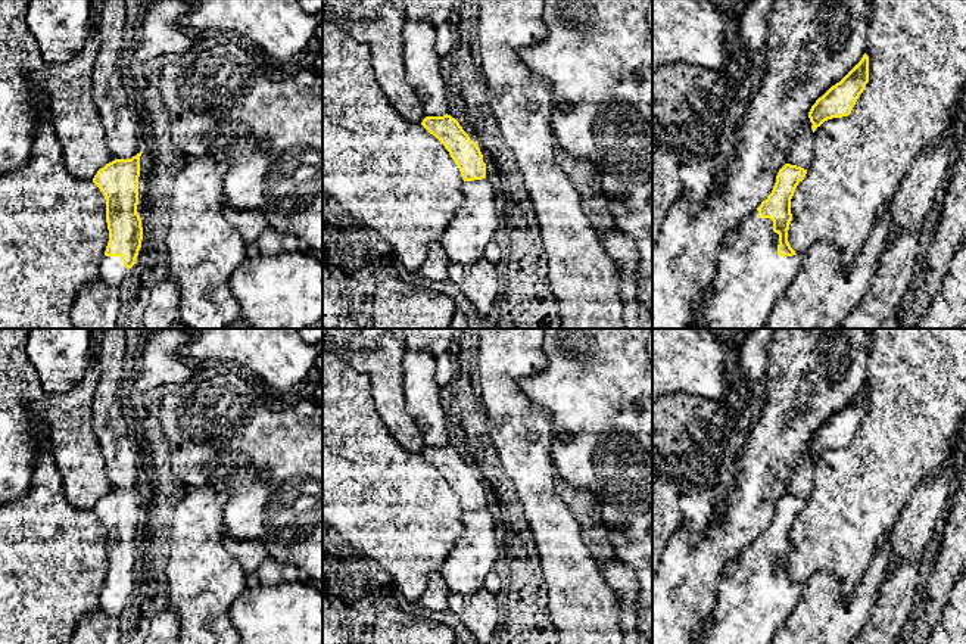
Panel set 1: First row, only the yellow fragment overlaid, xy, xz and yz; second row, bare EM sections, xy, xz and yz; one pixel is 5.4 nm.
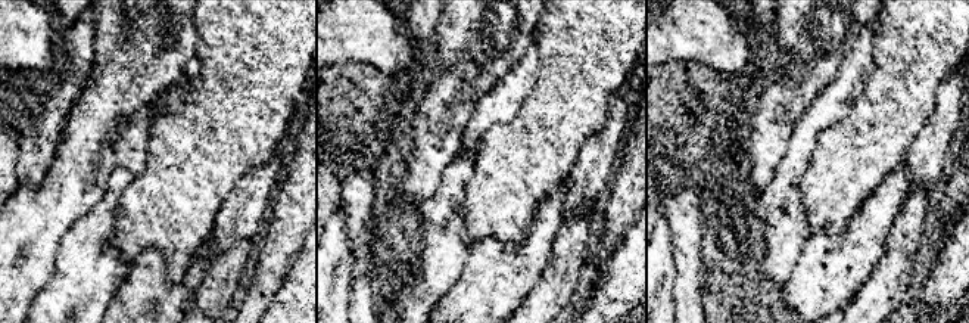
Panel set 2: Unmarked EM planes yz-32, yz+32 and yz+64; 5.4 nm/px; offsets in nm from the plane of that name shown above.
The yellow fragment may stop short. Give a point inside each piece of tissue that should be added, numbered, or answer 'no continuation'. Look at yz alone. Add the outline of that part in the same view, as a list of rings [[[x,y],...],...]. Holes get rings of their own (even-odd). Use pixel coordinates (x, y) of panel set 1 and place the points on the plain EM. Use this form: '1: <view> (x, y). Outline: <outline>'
1: yz (751, 606). Outline: [[[755,539],[727,566],[702,644],[770,644],[797,604],[803,585],[780,587],[779,564]]]

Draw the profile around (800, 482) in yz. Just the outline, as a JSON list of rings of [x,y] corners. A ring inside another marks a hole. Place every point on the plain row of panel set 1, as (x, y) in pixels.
[[[808,444],[805,445],[803,455],[797,460],[788,482],[786,482],[786,494],[801,497],[808,500],[810,492],[813,489],[813,460]]]

